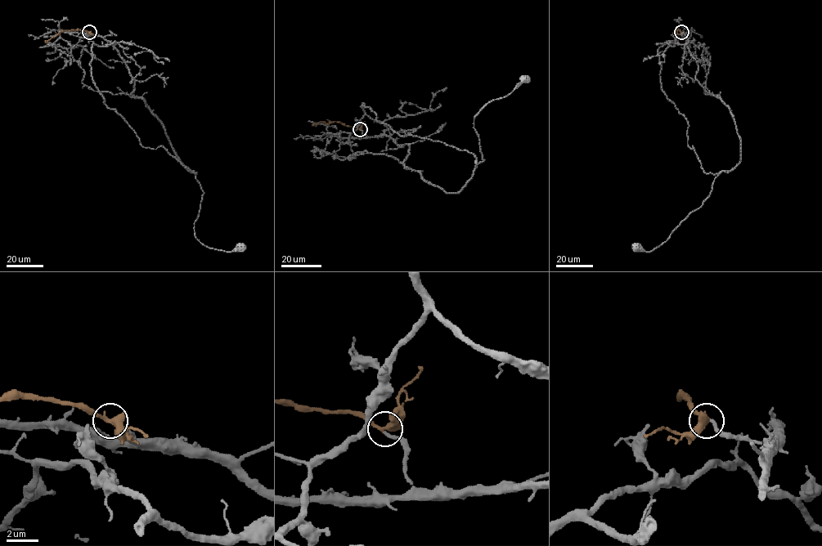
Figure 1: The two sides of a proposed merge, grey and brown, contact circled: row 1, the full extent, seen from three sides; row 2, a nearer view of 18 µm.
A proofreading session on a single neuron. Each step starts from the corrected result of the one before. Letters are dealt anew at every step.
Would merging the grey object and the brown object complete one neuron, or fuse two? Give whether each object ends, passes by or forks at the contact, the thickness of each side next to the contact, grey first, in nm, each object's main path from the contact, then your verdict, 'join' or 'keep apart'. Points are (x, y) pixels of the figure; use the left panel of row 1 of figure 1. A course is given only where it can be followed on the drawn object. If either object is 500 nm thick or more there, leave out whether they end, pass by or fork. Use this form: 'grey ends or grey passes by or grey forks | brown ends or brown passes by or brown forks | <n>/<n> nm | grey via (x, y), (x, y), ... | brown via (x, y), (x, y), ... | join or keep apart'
grey ends | brown passes by | 220/400 nm | grey via (88, 32), (116, 50), (134, 82), (130, 95), (193, 172), (204, 193), (195, 237), (227, 252), (242, 245) | brown via (88, 32), (62, 29), (44, 42) | join

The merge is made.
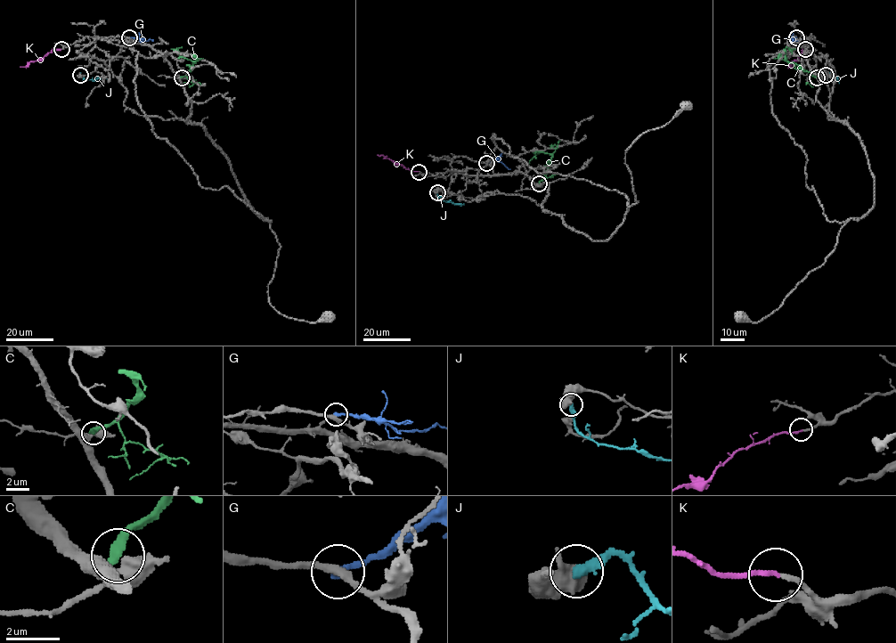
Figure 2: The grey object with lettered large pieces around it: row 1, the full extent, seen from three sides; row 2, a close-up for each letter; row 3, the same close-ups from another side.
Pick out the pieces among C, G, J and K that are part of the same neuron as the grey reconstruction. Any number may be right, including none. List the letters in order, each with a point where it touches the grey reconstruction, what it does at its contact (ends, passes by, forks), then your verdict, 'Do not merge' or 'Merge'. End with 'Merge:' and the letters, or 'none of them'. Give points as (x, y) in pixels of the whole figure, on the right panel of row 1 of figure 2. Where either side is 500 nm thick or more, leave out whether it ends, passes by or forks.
C: Touches grey at (817, 77). It ends there. Do not merge
G: Touches grey at (796, 37). It ends there. Do not merge
J: Touches grey at (826, 75). Do not merge
K: Touches grey at (805, 49). It ends there. Merge
Merge: K

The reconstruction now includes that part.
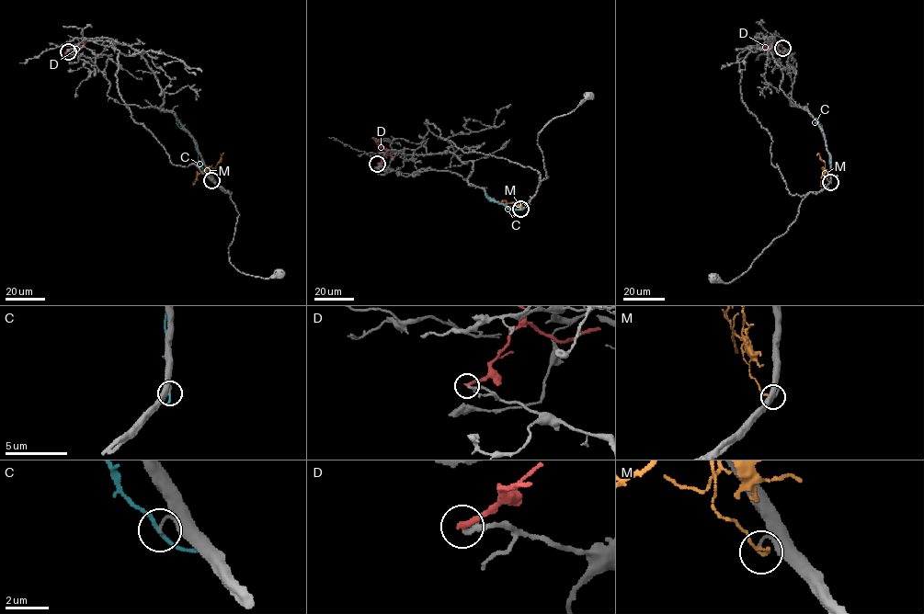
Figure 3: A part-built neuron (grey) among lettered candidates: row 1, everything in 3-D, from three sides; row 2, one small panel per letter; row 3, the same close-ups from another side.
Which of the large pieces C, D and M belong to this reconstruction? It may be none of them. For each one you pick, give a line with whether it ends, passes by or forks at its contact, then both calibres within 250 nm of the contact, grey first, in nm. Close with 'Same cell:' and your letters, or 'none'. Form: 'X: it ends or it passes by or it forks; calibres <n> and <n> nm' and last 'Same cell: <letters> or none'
M: it ends; calibres 120 and 120 nm
Same cell: M

